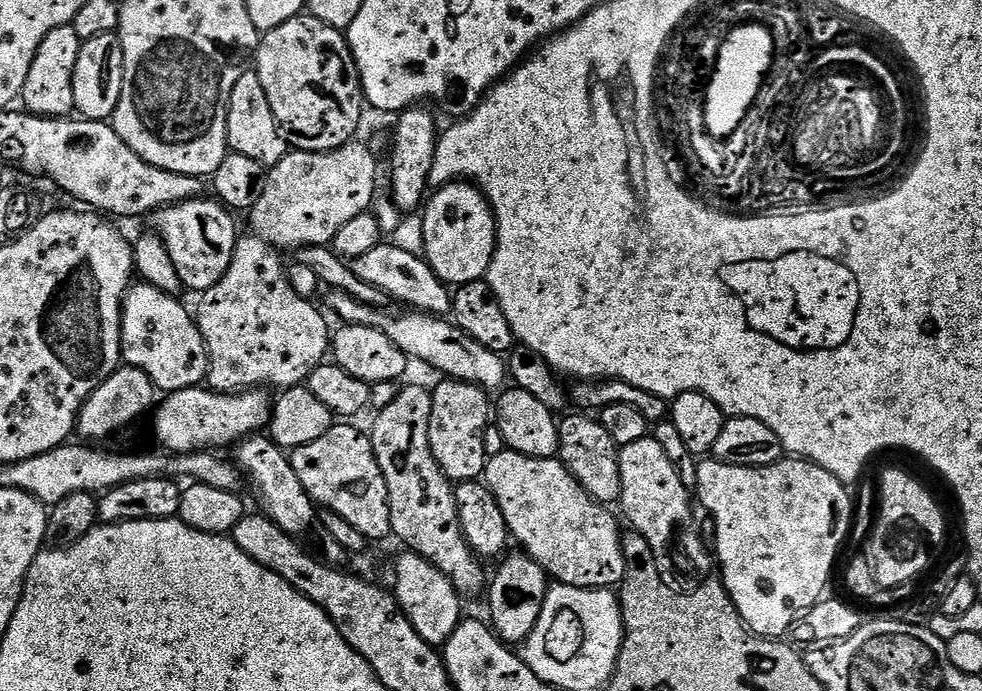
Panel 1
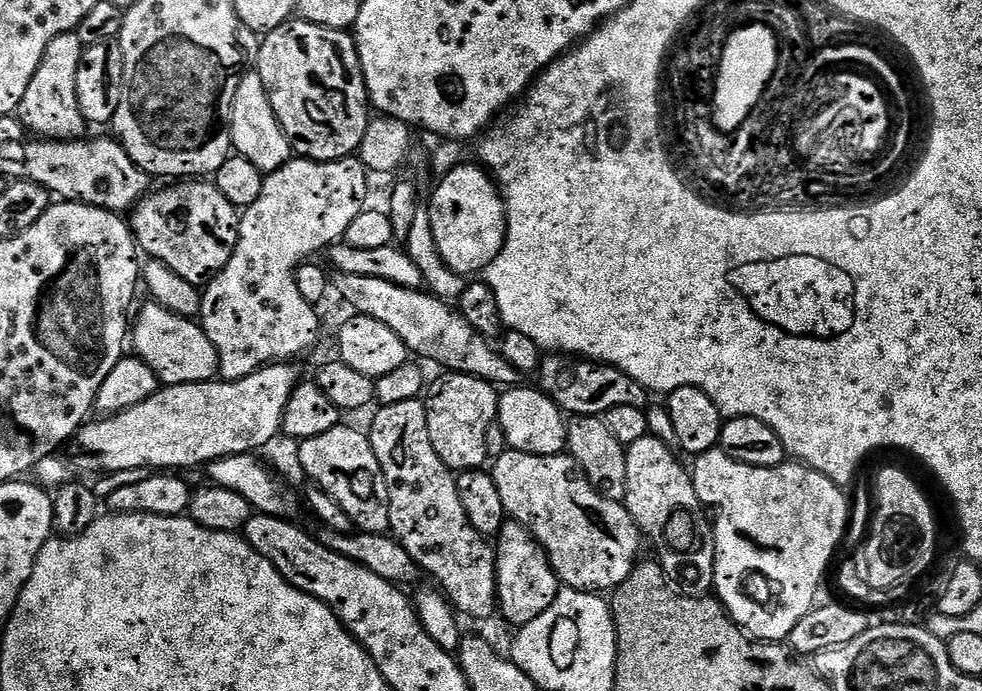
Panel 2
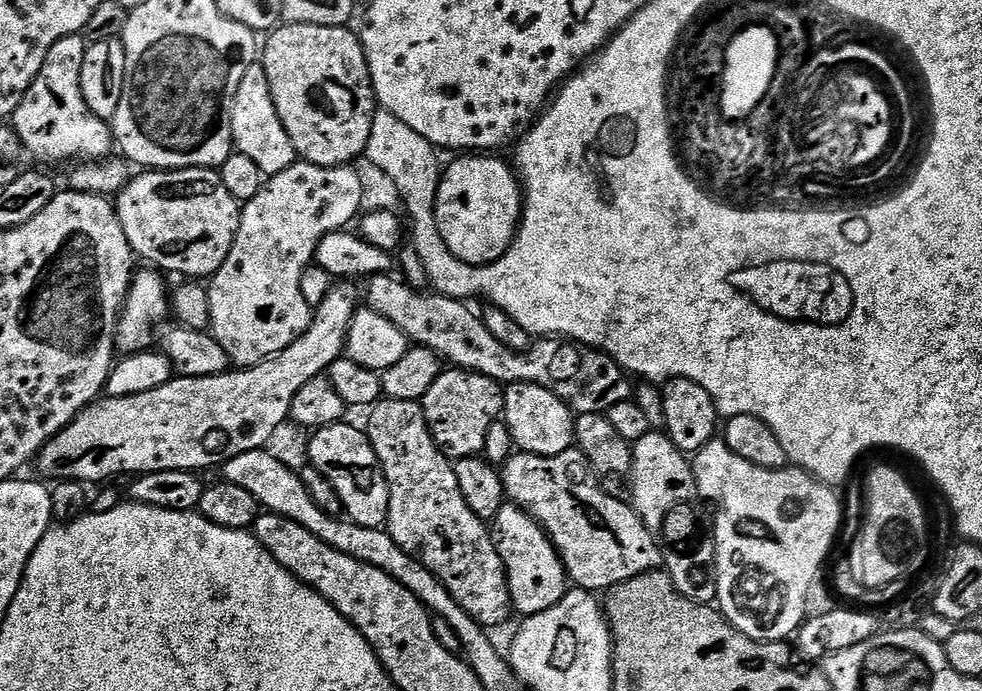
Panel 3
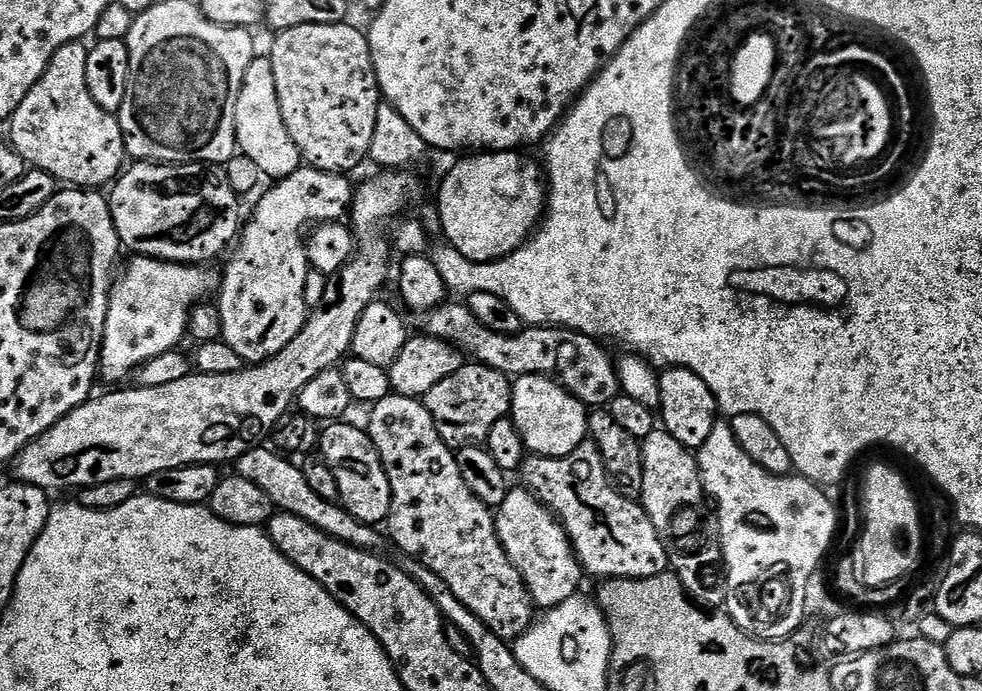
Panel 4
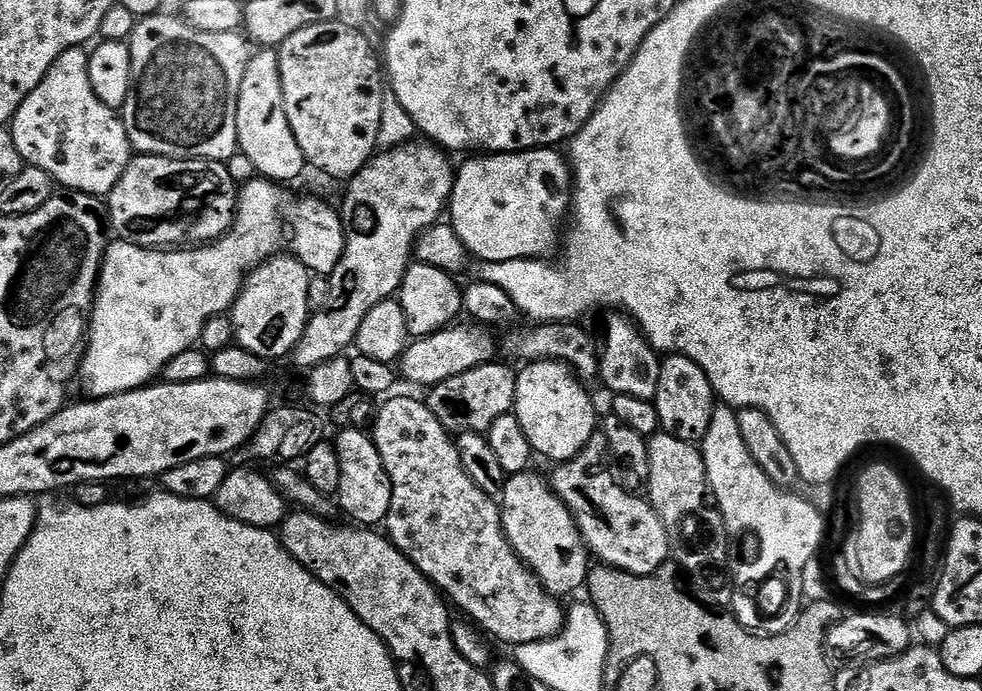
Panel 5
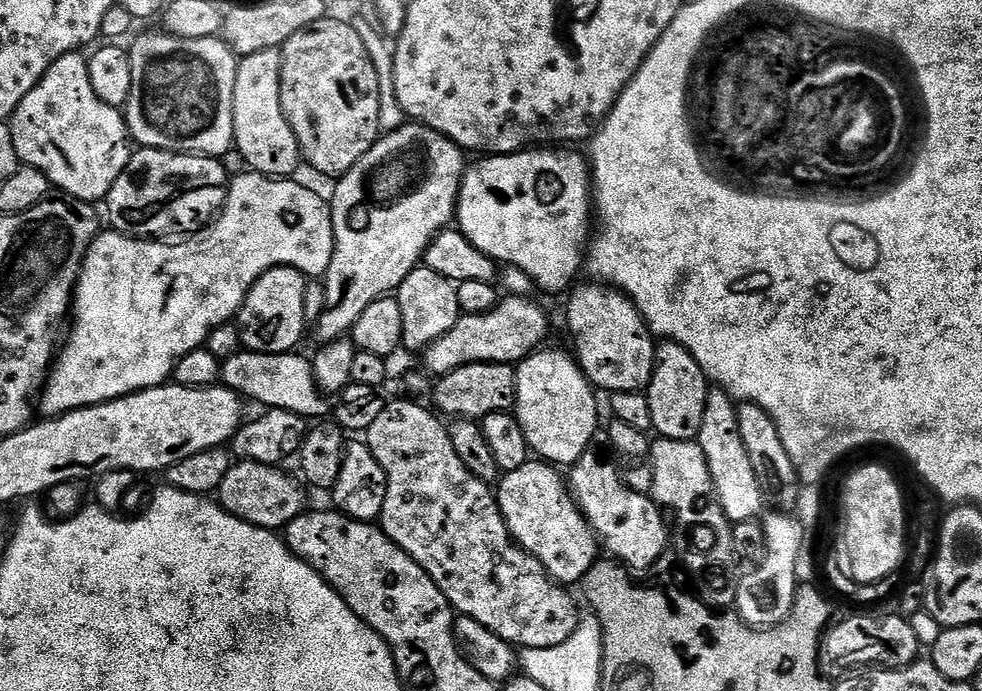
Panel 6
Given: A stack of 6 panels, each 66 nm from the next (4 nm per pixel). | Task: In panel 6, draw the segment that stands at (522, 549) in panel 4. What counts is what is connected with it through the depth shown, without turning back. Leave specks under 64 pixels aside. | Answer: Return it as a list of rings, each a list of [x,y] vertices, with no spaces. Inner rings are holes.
[[[532,458],[513,472],[505,472],[499,477],[494,495],[500,506],[500,513],[508,527],[508,533],[524,551],[529,552],[543,567],[545,572],[561,586],[568,584],[579,585],[584,575],[590,570],[590,566],[598,559],[598,541],[595,532],[592,531],[580,508],[576,505],[569,492],[565,477],[559,476],[553,465],[539,459]]]

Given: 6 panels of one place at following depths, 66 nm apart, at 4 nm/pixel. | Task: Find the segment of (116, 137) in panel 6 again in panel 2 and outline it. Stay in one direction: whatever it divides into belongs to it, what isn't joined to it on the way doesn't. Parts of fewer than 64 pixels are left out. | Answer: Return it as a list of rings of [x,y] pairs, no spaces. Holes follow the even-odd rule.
[[[75,32],[62,34],[54,38],[50,46],[46,46],[46,54],[34,78],[30,78],[30,86],[26,86],[26,98],[22,98],[18,109],[18,119],[29,133],[40,138],[80,138],[85,135],[86,121],[78,106],[76,93],[78,66],[84,50],[85,45],[81,44]]]

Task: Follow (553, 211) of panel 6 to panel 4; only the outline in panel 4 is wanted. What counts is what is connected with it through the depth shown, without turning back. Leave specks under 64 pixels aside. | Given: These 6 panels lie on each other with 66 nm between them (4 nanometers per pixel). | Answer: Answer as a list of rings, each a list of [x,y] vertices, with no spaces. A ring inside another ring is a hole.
[[[515,152],[468,154],[440,184],[443,239],[475,264],[503,260],[536,231],[546,211],[546,180],[539,163]]]

